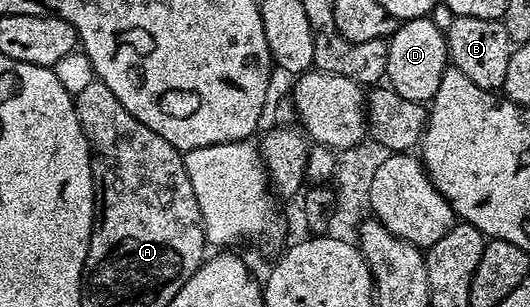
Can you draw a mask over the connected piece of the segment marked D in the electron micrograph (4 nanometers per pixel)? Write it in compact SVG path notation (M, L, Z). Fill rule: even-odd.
M433 17L417 18L401 23L388 39L388 68L385 81L404 100L429 103L436 96L448 68L446 36L443 27L437 26Z

